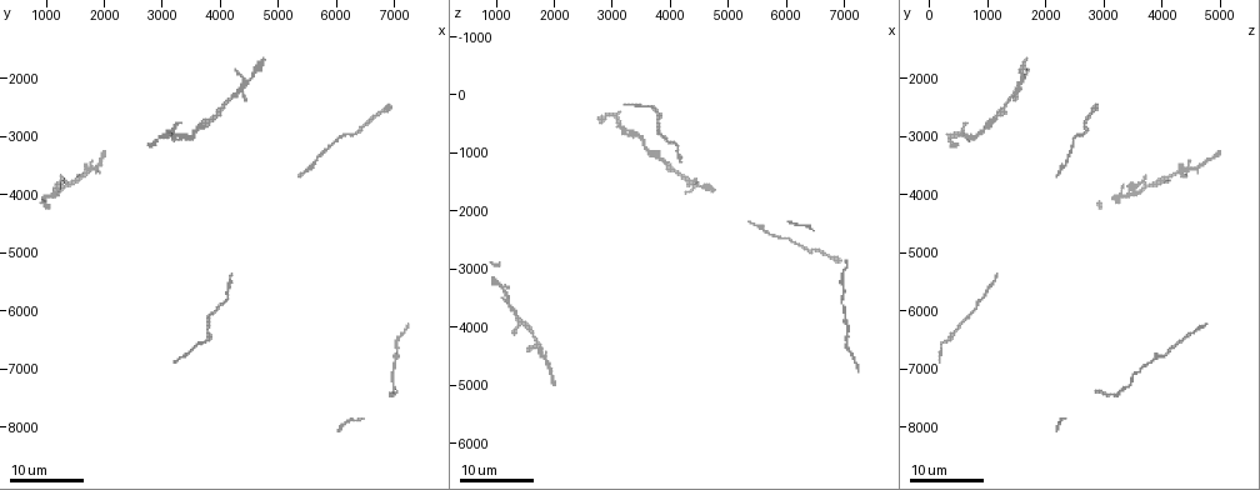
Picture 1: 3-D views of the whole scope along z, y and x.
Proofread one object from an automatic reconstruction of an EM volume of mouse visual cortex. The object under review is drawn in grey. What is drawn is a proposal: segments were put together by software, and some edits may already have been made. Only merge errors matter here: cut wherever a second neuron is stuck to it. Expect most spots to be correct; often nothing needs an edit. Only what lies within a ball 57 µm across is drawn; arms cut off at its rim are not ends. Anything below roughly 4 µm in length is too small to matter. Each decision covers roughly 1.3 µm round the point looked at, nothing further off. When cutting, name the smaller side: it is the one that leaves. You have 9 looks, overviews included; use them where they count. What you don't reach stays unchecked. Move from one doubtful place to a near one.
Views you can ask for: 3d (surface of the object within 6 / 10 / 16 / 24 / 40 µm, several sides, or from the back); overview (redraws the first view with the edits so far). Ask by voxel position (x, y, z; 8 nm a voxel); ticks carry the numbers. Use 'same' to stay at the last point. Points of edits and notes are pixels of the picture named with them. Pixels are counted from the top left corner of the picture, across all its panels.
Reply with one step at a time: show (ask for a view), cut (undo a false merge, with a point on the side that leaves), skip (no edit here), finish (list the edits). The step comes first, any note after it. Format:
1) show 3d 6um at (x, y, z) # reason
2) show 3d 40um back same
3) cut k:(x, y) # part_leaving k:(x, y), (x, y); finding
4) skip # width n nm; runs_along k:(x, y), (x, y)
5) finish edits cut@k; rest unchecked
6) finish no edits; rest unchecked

show 3d 16um at (5650, 3400, 2350) # calibre changes

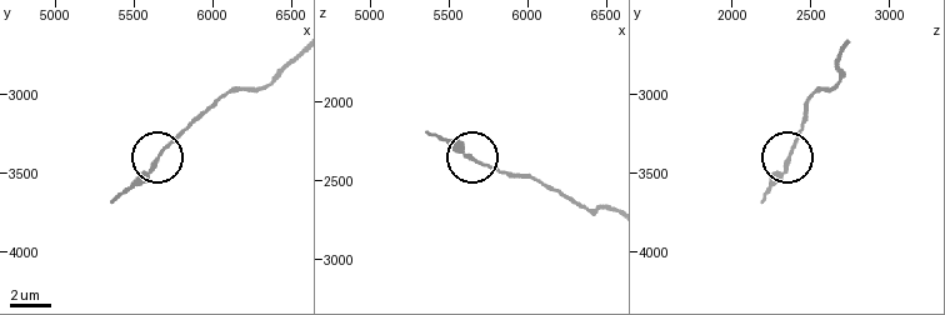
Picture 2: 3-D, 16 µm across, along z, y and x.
show 3d 10um at (5620, 3440, 2360)

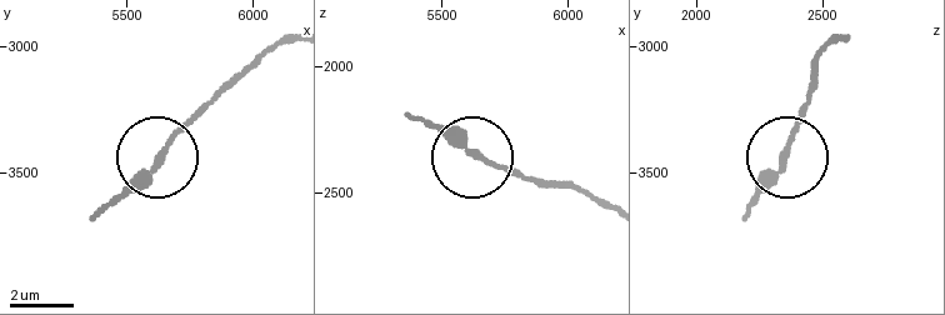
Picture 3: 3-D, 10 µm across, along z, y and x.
skip # all the same neuron

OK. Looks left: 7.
show 3d 24um at (3550, 3000, 750)

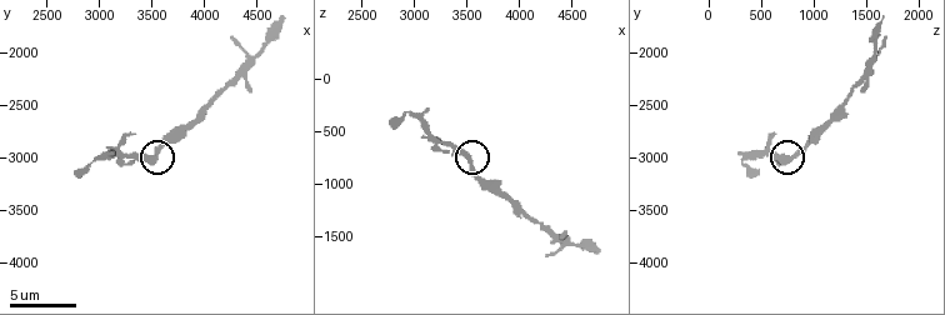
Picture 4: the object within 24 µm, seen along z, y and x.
show 3d 6um at (3520, 3040, 760)

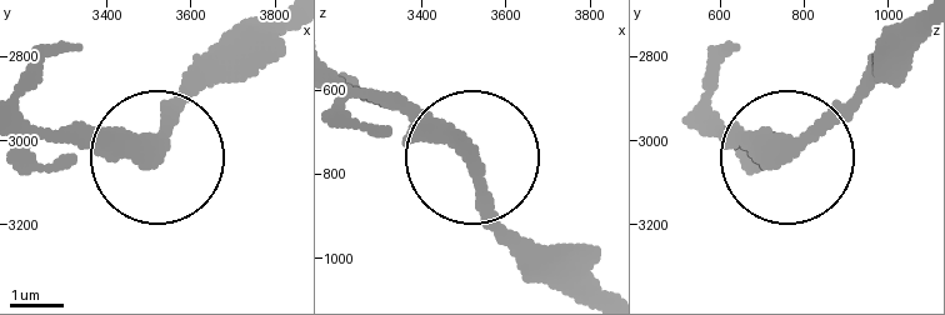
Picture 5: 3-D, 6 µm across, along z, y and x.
skip # width 300 nm; runs_along 5:(474, 163), (339, 83); continuous, no second neuron

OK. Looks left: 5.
show 3d 16um at (4420, 2360, 1520) # calibre changes

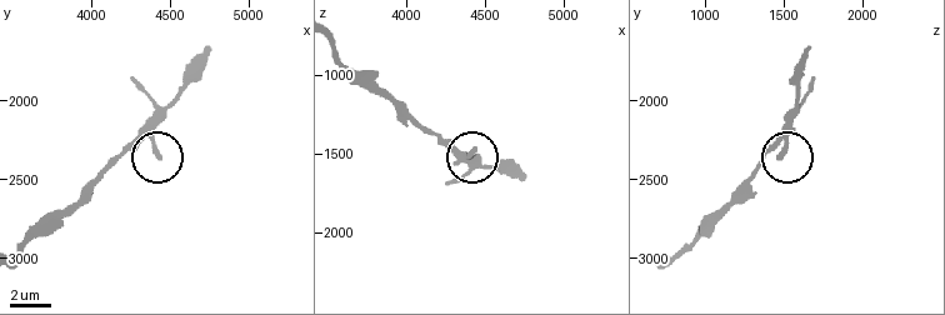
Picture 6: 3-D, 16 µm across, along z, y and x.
skip # runs_along 6:(21, 251), (141, 141), (155, 153), (154, 126), (175, 103); continuous, no second neuron

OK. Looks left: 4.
show 3d 16um at (3800, 6300, 500) # thick turns thin

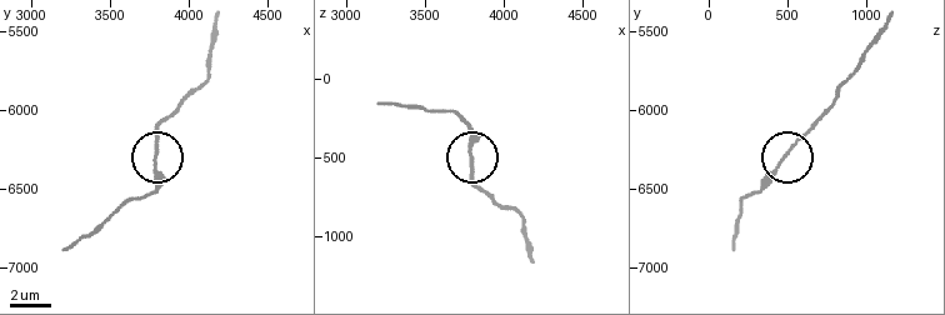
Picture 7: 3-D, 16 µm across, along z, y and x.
show 3d 10um at (3780, 6340, 460)

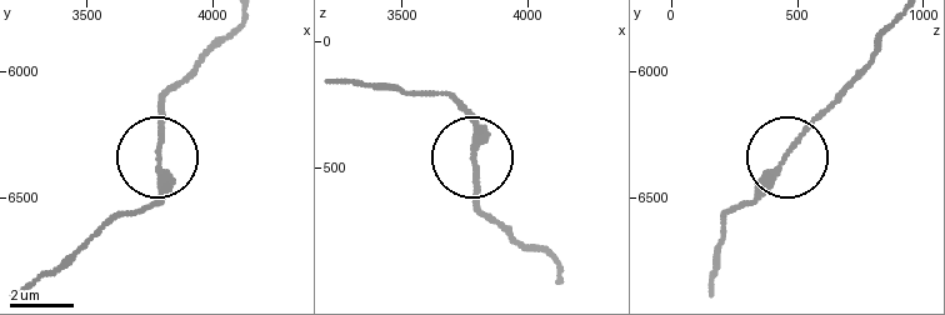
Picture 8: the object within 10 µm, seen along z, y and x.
skip # one neuron here

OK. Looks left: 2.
finish no edits; rest unchecked

